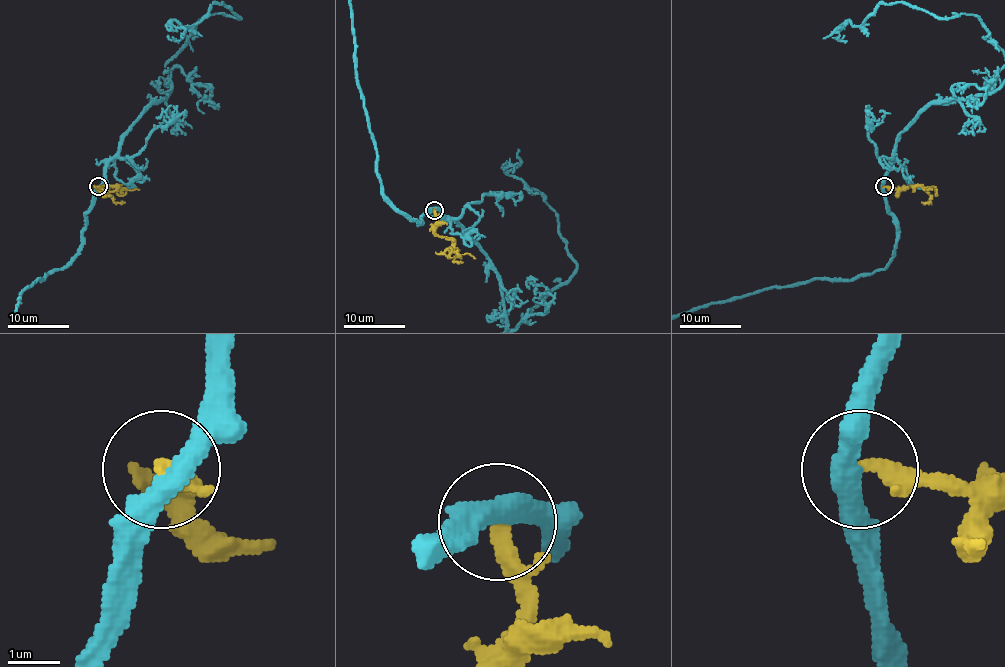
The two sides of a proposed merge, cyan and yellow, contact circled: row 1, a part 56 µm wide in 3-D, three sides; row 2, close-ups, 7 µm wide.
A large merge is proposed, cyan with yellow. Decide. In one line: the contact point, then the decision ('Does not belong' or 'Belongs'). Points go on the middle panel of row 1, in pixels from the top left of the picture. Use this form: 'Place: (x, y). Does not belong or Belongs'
Place: (434, 210). Does not belong

